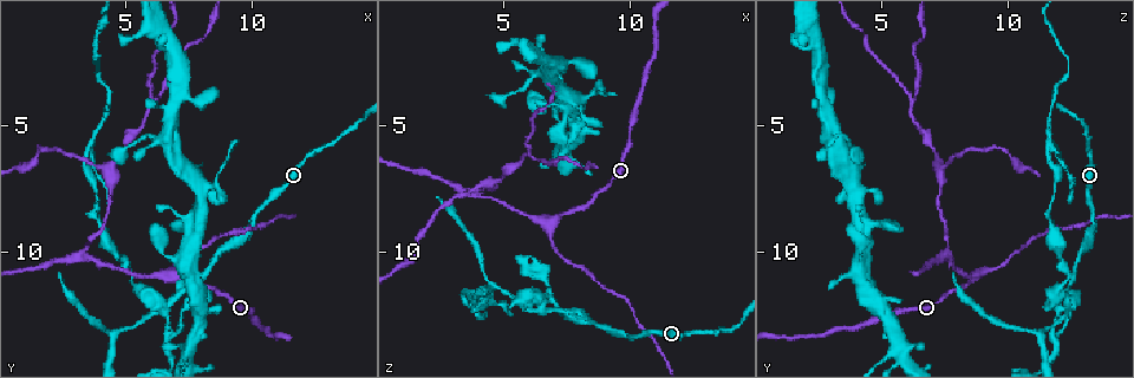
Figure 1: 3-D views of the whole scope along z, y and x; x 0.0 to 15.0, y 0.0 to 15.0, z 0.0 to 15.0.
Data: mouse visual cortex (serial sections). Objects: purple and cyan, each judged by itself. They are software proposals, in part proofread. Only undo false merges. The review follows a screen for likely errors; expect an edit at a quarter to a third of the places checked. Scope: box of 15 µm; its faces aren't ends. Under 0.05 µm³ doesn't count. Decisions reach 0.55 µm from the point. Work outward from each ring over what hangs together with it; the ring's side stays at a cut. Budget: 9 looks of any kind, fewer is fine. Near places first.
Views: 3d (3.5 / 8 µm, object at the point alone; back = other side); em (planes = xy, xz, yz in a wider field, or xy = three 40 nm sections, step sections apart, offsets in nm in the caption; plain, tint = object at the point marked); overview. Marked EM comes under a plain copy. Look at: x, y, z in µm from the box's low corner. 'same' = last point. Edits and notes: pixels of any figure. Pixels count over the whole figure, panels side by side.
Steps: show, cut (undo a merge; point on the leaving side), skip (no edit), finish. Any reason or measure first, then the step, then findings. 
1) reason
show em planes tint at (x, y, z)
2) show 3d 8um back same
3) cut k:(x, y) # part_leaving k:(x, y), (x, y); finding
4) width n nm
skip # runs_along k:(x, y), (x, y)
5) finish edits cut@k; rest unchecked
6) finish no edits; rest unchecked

abrupt turn
show 3d 8um at (6.5, 12.3, 12.1)

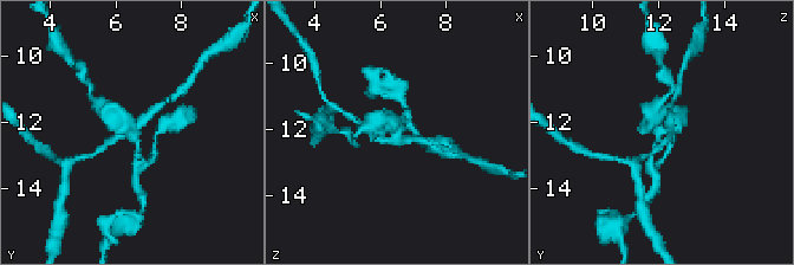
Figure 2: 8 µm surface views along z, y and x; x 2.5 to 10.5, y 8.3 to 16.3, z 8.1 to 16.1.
zoom in
show 3d 3.5um at (6.5, 12.3, 12.2)

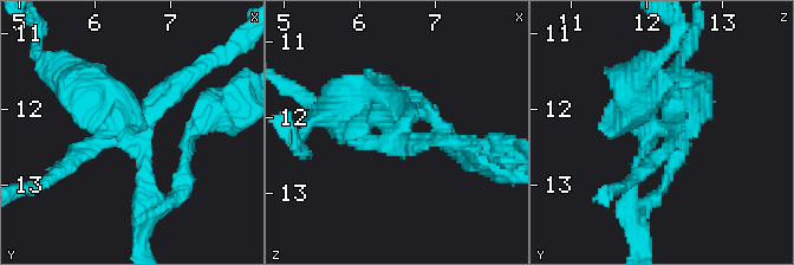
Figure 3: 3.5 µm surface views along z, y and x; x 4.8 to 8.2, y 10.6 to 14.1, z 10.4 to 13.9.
arms 4; arm_widths 150, 200, 250, 450 nm; shape alone is not enough
show em xy step 5 tint at (6.45, 12.25, 12.10)

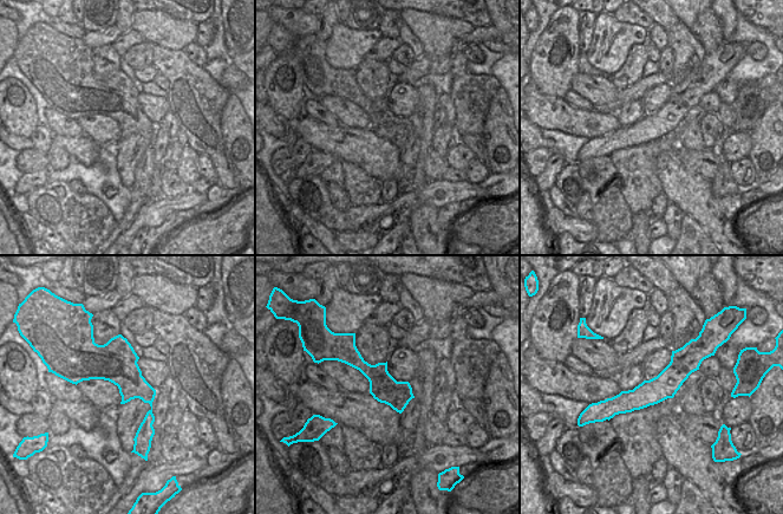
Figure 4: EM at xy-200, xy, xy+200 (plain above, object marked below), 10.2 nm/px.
cut 3:(402, 91) # two cells meet here

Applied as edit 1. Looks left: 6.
three arms meet
show 3d 8um at (4.6, 13.2, 11.3)

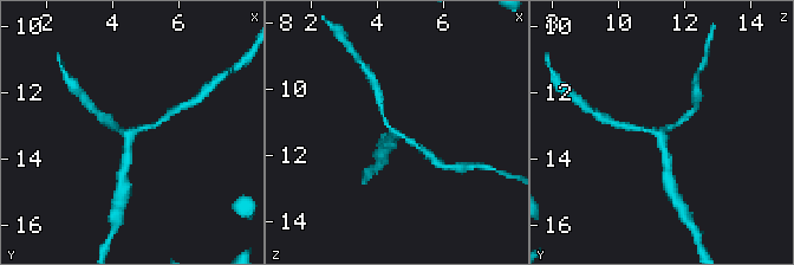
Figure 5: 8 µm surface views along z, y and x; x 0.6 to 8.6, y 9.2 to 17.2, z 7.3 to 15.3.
show 3d 3.5um at (4.6, 13.2, 11.3)

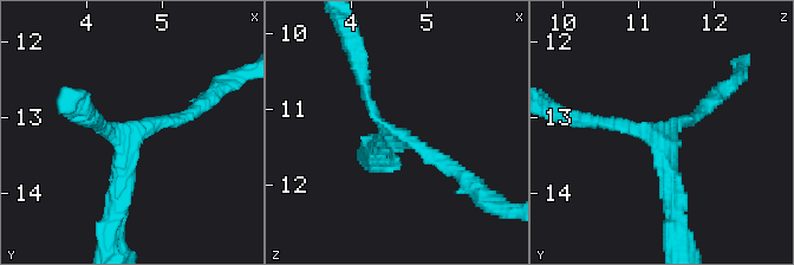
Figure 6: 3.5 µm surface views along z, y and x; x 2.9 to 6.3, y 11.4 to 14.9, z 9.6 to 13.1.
skip # runs_along 6:(461, 174), (381, 123), (359, 75); continuous, no second cell

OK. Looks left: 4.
a fork
show 3d 3.5um back at (6.8, 10.9, 8.7)

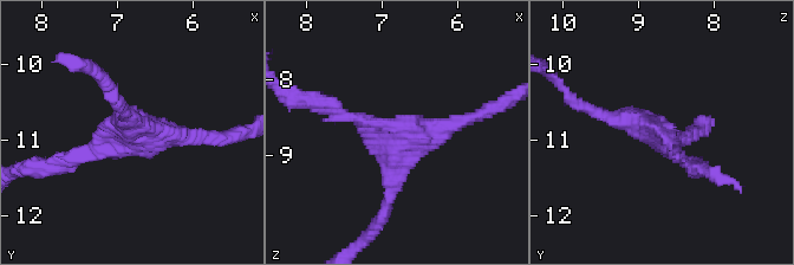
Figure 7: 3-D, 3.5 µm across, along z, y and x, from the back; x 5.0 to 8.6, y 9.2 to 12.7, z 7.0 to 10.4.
show em xy step 1 tint at (6.85, 10.90, 8.85)

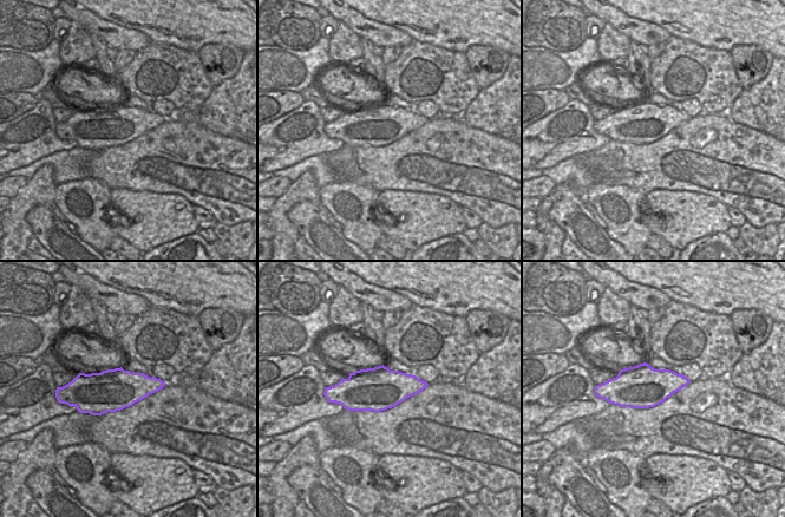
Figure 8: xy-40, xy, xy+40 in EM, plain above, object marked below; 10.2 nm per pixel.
arm_widths 150, 200, 250 nm
skip # runs_along 7:(64, 162), (111, 130), (204, 137); continuous, no second cell

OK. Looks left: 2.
sharp bend
show 3d 3.5um at (3.5, 10.1, 7.6)

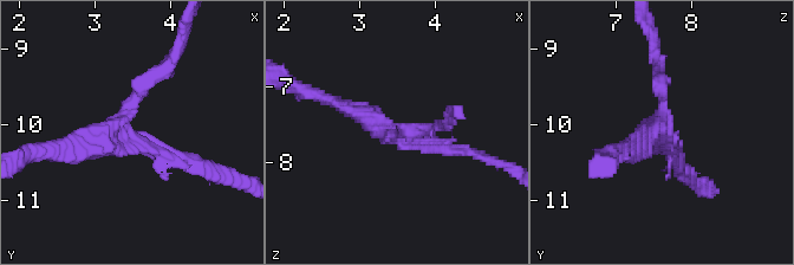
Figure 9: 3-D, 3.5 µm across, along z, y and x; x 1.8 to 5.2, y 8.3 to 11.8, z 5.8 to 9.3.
arms 3; arm_widths 150, 200, 250 nm; need the tissue
show em planes tint at (3.35, 10.05, 7.65)

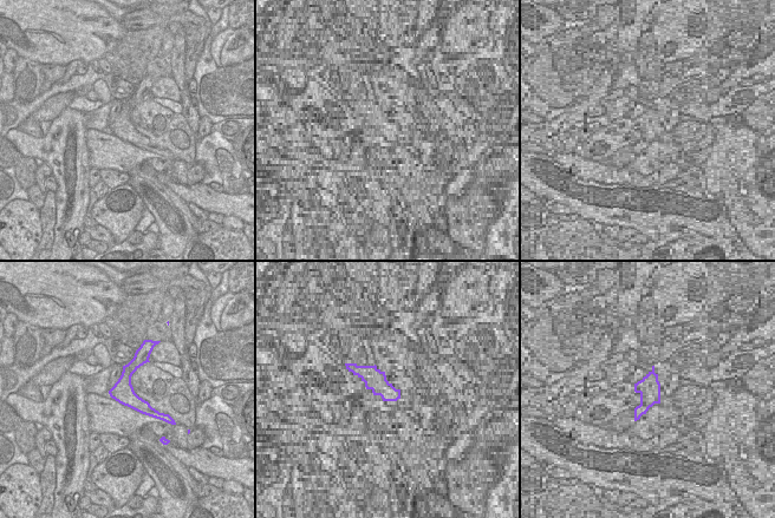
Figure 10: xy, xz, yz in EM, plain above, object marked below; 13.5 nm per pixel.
skip # runs_along 10:(137, 359), (127, 392), (154, 413); all the same cell

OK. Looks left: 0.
finish edits cut@3; rest unchecked

